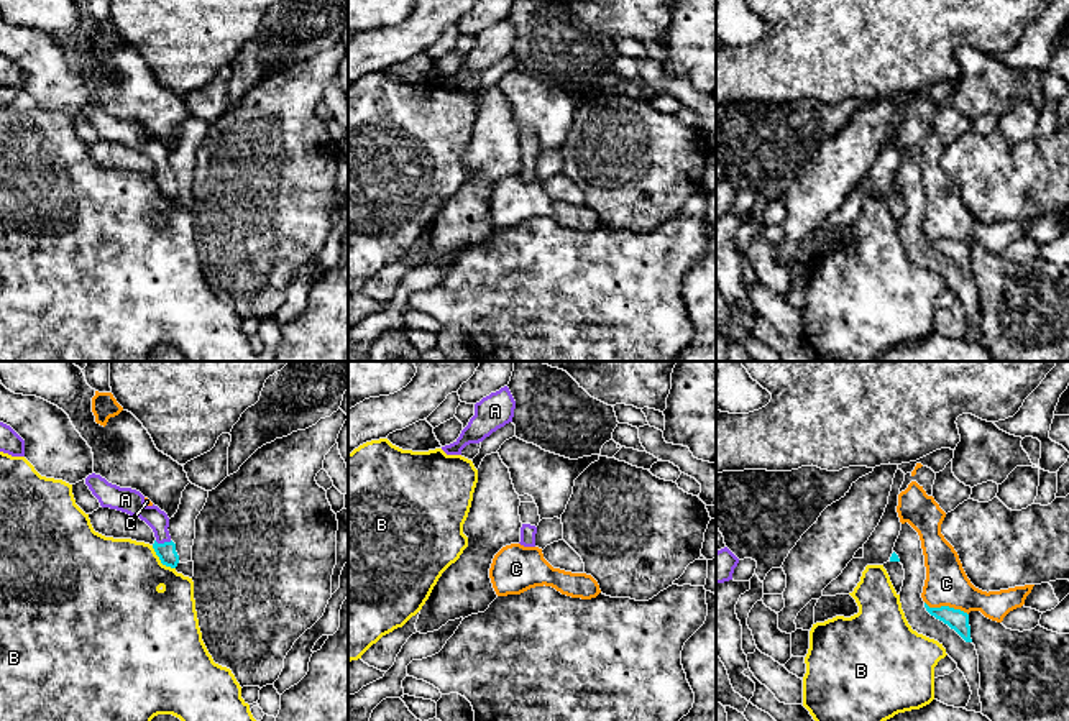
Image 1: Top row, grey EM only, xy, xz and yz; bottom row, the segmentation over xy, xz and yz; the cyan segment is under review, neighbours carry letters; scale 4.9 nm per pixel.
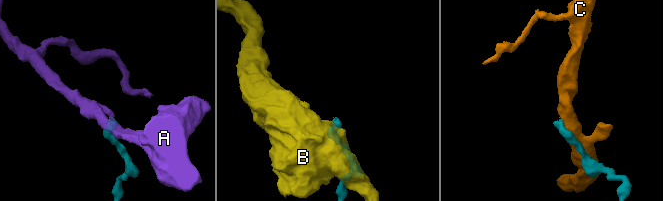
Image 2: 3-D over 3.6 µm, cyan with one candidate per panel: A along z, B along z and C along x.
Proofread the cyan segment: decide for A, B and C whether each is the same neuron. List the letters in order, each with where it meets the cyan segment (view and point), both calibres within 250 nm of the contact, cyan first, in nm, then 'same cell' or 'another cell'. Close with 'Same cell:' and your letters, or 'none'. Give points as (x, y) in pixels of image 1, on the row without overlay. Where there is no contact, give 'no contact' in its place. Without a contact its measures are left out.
A: contact xy (165, 174); calibres 90 and 120 nm; same cell
B: contact xy (160, 191); calibres 90 and 440 nm; another cell
C: contact yz (946, 238); calibres 100 and 220 nm; another cell
Same cell: A

